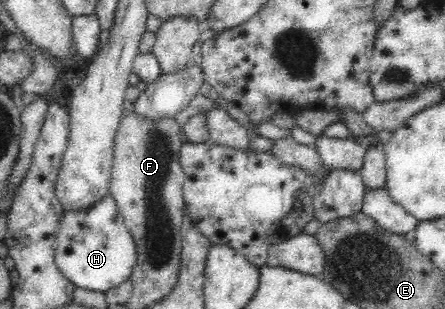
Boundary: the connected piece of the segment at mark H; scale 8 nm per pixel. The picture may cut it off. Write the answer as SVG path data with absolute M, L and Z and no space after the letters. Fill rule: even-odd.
M110 195L90 208L63 212L57 226L54 260L62 276L76 287L104 292L129 278L136 262L135 242Z

